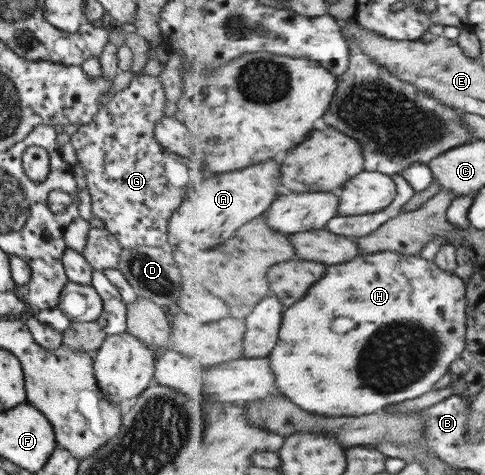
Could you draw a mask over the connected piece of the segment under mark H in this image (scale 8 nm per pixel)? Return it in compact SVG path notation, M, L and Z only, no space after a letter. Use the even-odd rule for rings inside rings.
M382 251L376 254L362 254L356 259L352 259L352 263L344 263L344 265L334 265L328 267L326 275L320 279L320 283L316 283L316 287L312 287L312 291L308 291L308 295L285 310L283 317L282 329L279 333L280 343L276 344L270 361L272 361L272 371L276 373L276 385L278 389L290 397L296 405L304 407L310 413L318 413L326 417L358 417L362 415L370 415L378 410L384 410L392 404L407 402L409 399L419 398L421 395L432 391L434 385L449 373L452 363L455 363L467 349L467 285L464 281L457 277L454 273L444 271L442 267L434 263L434 261L426 261L422 257L416 255L402 254L394 251ZM336 319L350 319L354 321L354 329L348 329L346 333L336 329Z

